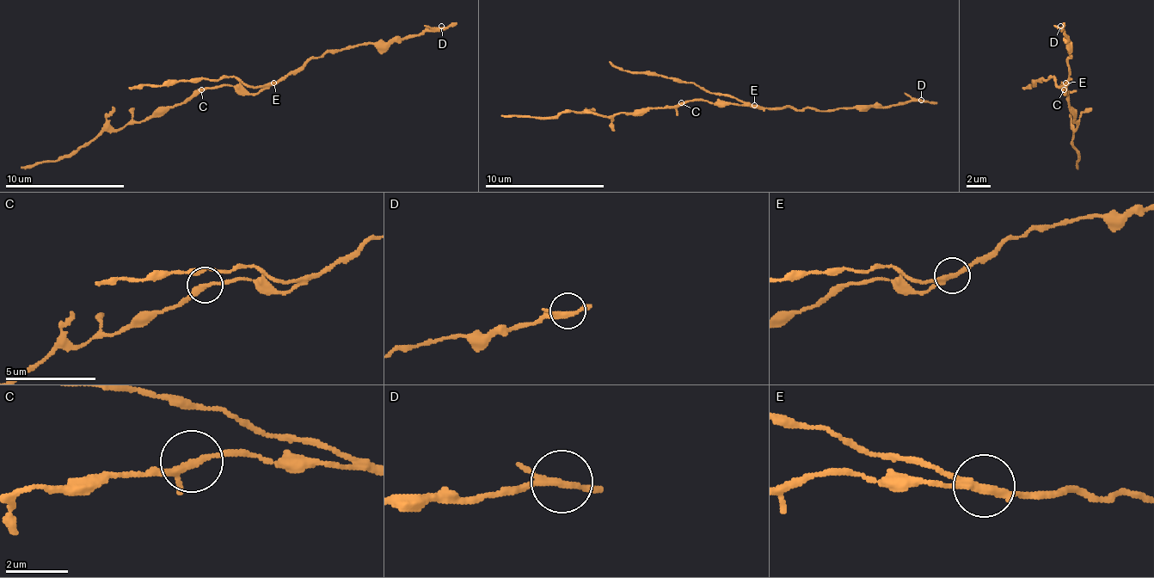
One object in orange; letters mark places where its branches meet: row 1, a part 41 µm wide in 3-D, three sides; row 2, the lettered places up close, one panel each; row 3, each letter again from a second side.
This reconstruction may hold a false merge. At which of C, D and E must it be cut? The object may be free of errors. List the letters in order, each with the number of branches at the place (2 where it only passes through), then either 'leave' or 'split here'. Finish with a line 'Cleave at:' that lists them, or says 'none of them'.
C: 2 branches meet; leave
D: 3 branches meet; leave
E: 3 branches meet; split here
Cleave at: E

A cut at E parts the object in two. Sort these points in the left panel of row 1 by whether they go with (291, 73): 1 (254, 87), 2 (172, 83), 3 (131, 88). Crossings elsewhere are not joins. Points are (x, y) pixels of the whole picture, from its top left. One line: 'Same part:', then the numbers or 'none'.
Same part: none

